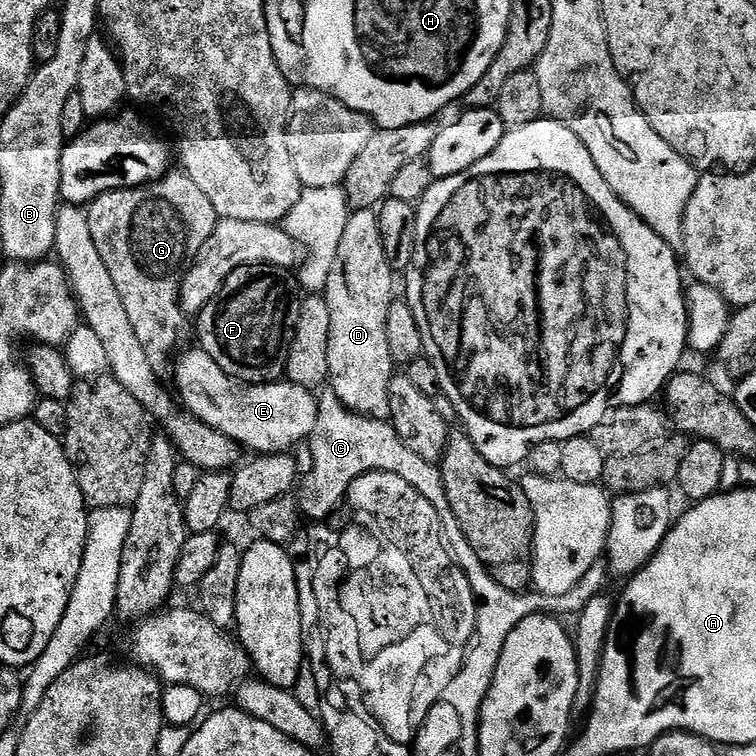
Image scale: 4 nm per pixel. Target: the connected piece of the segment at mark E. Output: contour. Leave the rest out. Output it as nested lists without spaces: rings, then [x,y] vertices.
[[[199,346],[193,348],[193,352],[186,353],[176,364],[176,384],[180,387],[181,396],[179,399],[192,415],[214,430],[226,434],[245,449],[253,448],[253,453],[256,454],[284,454],[292,450],[288,448],[294,447],[299,440],[301,443],[311,436],[313,422],[318,418],[320,409],[317,397],[311,391],[291,382],[257,384],[252,392],[248,392],[248,388],[236,388],[236,384],[228,384],[228,380],[224,380],[222,366],[218,366],[210,354],[206,354]]]

